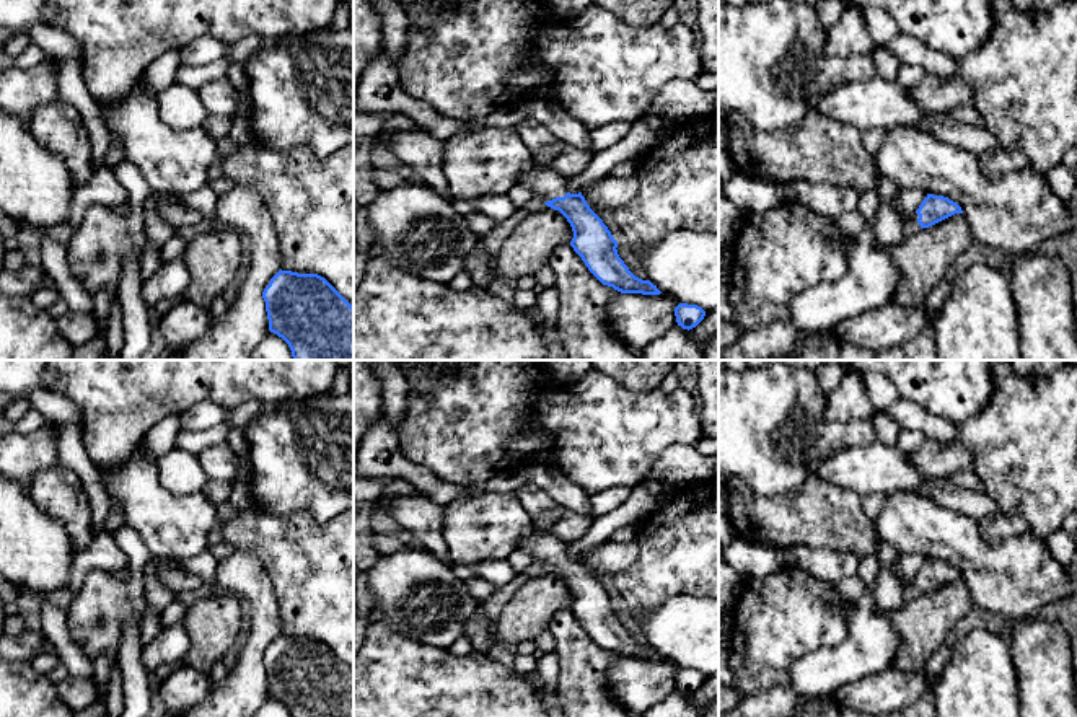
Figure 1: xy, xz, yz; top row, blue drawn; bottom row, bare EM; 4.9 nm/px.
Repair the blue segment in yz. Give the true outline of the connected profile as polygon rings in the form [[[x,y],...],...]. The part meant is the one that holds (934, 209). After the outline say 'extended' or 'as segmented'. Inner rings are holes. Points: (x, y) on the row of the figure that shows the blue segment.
[[[927,194],[914,215],[906,215],[899,202],[896,202],[898,215],[903,222],[914,220],[921,228],[929,228],[955,213],[963,213],[961,207],[943,196]]]; extended

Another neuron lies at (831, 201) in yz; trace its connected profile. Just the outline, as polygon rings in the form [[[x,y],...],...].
[[[795,181],[785,184],[785,199],[808,205],[820,215],[836,218],[859,207],[860,192],[841,184],[811,184]]]

